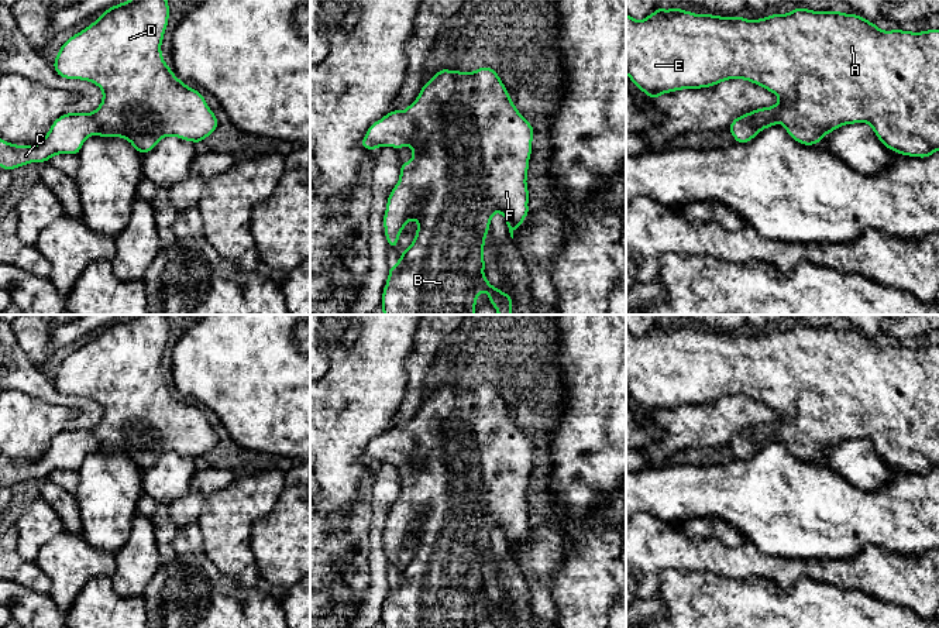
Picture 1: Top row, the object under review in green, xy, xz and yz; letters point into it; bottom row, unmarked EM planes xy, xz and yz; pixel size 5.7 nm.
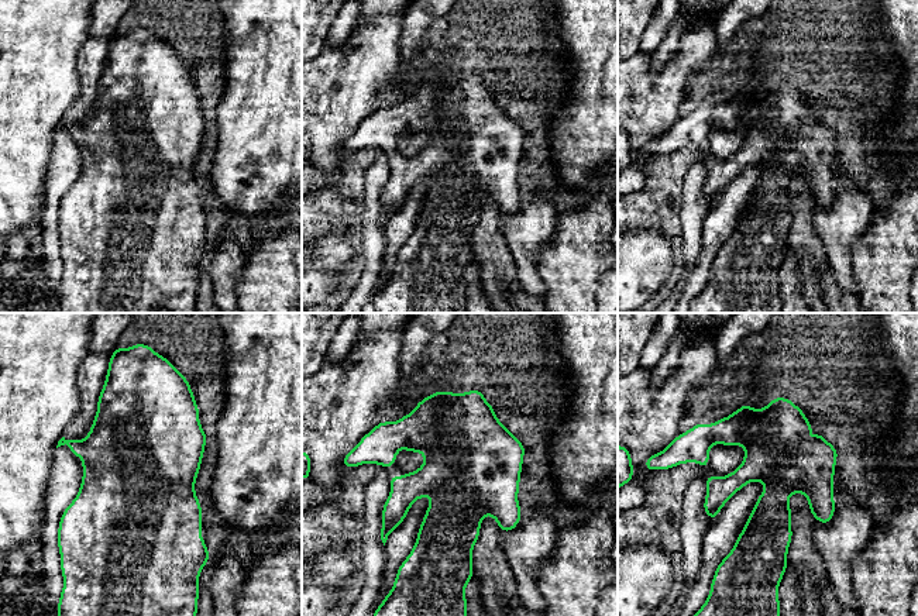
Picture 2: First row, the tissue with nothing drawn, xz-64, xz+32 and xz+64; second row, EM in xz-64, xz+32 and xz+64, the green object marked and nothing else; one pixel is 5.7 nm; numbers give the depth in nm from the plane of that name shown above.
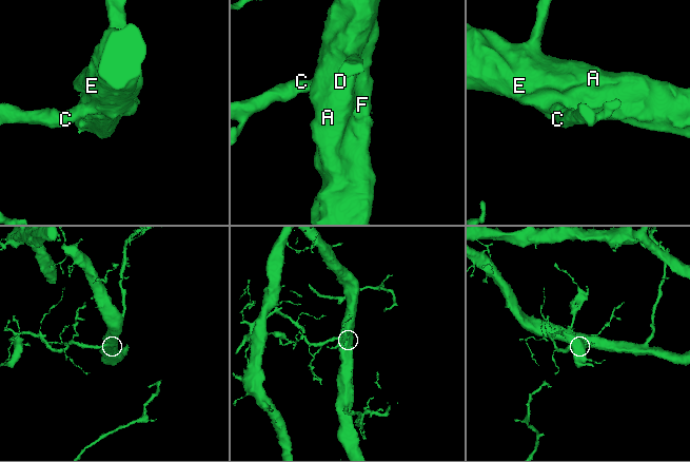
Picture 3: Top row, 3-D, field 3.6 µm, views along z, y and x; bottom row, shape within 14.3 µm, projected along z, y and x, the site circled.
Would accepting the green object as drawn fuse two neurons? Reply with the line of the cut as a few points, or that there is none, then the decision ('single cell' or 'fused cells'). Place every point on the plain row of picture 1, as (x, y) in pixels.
no cut | single cell

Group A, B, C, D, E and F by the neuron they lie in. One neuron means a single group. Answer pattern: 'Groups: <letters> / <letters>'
Groups: A B C D E F

